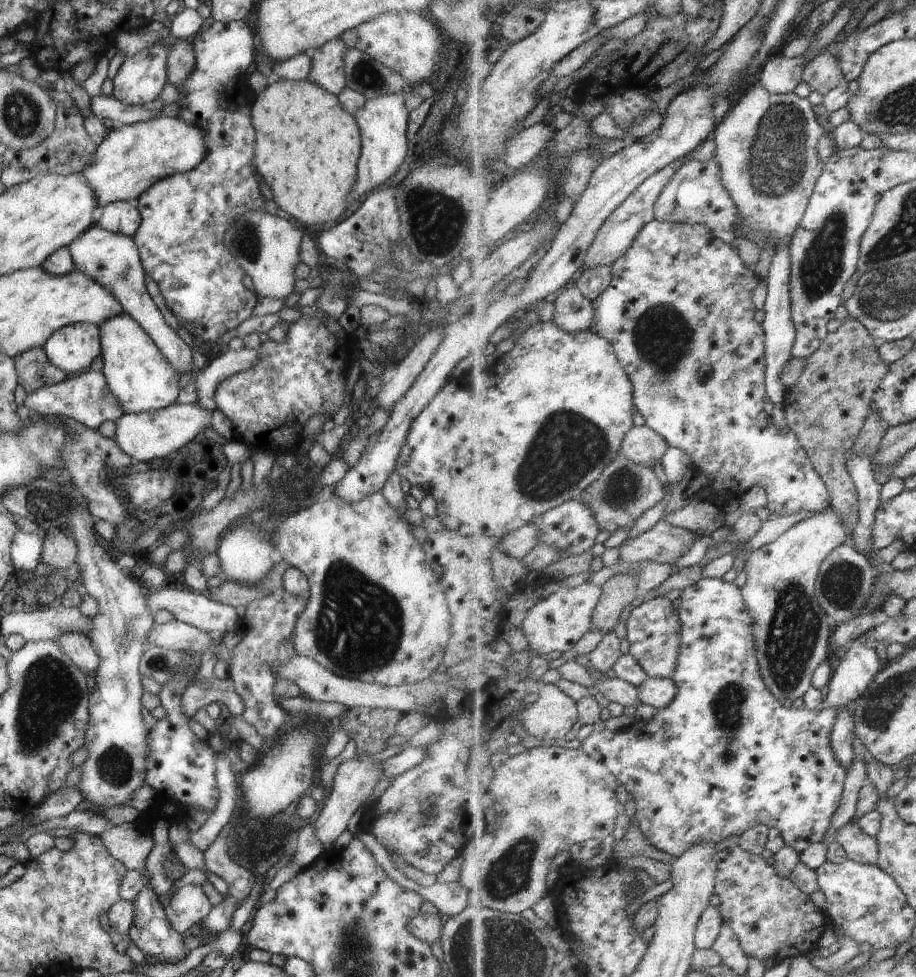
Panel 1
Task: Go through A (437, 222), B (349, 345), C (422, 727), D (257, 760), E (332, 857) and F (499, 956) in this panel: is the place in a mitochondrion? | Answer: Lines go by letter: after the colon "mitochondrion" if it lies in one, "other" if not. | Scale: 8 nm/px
A: mitochondrion
B: other
C: other
D: other
E: other
F: mitochondrion

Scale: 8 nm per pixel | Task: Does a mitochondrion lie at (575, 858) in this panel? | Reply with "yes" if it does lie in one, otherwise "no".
no

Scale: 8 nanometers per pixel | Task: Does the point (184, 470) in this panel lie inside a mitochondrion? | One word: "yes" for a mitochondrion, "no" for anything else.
no

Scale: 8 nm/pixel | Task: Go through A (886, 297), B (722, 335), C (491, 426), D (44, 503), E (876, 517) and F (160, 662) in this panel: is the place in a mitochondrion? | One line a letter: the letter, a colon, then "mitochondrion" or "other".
A: mitochondrion
B: other
C: other
D: mitochondrion
E: other
F: mitochondrion

